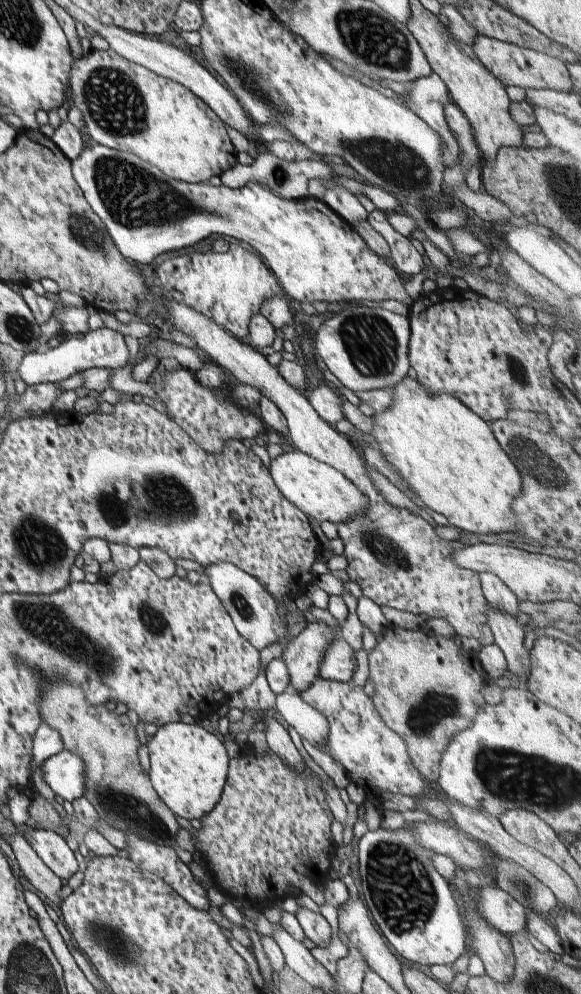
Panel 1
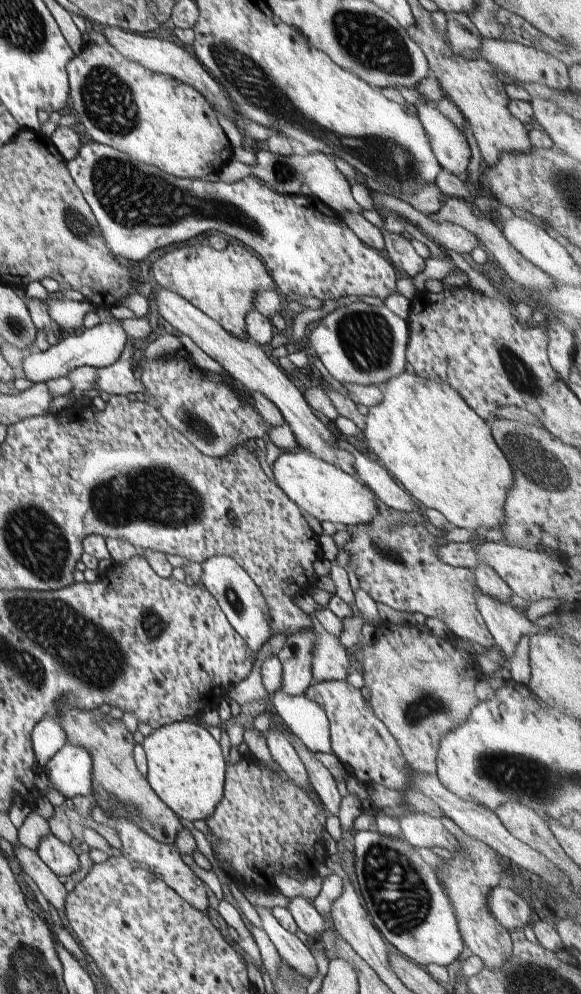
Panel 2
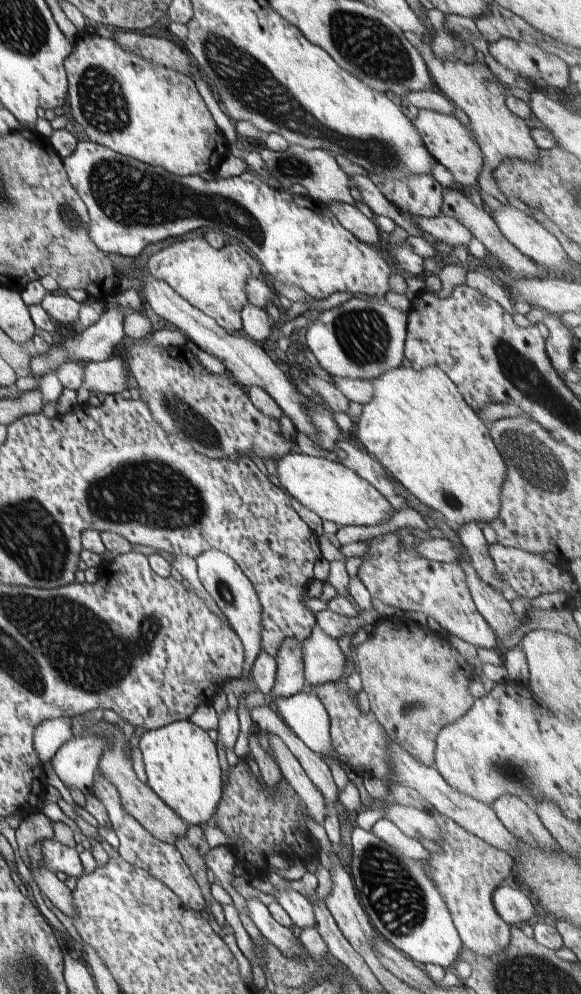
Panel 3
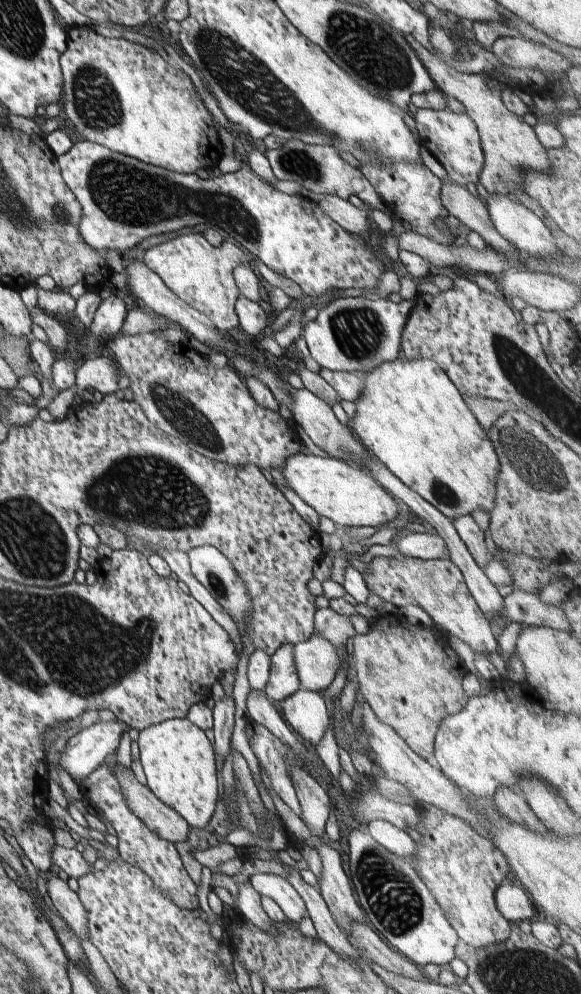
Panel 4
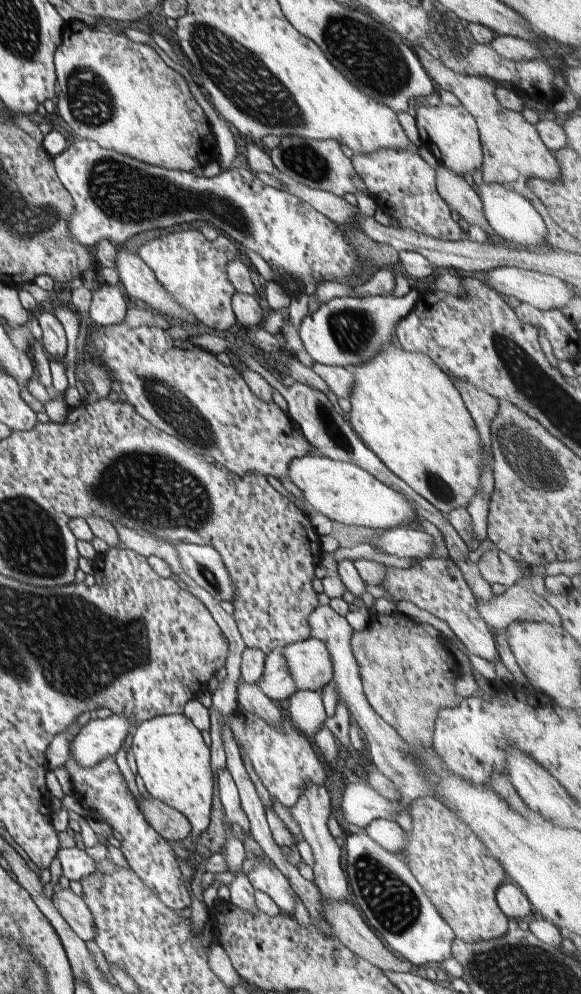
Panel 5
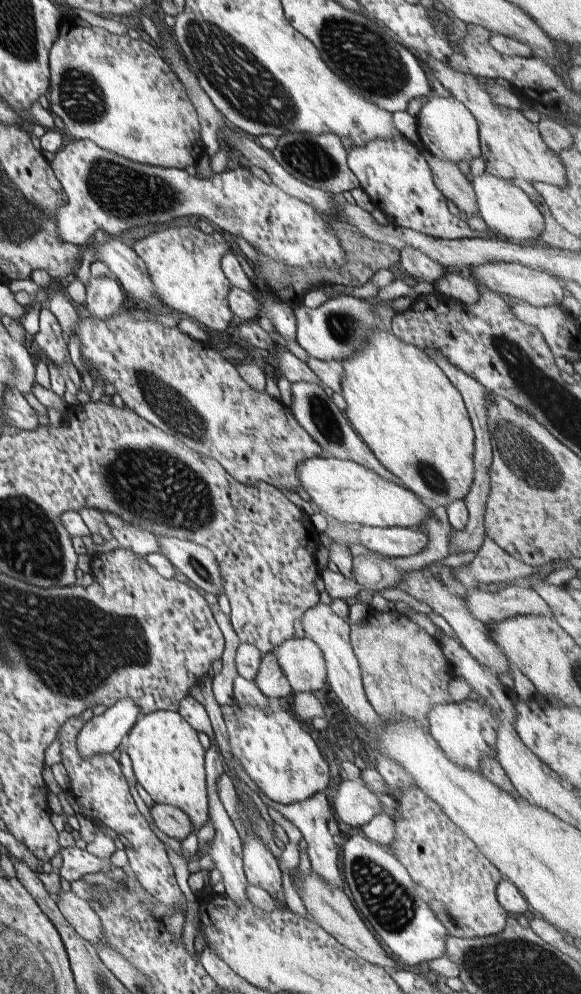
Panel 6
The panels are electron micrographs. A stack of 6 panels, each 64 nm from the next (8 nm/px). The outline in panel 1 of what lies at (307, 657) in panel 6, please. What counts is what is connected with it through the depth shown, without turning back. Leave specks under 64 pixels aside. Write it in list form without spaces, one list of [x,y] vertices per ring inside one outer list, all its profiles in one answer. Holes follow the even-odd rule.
[[[342,638],[334,640],[322,659],[319,676],[331,681],[352,681],[357,670],[355,650]]]

